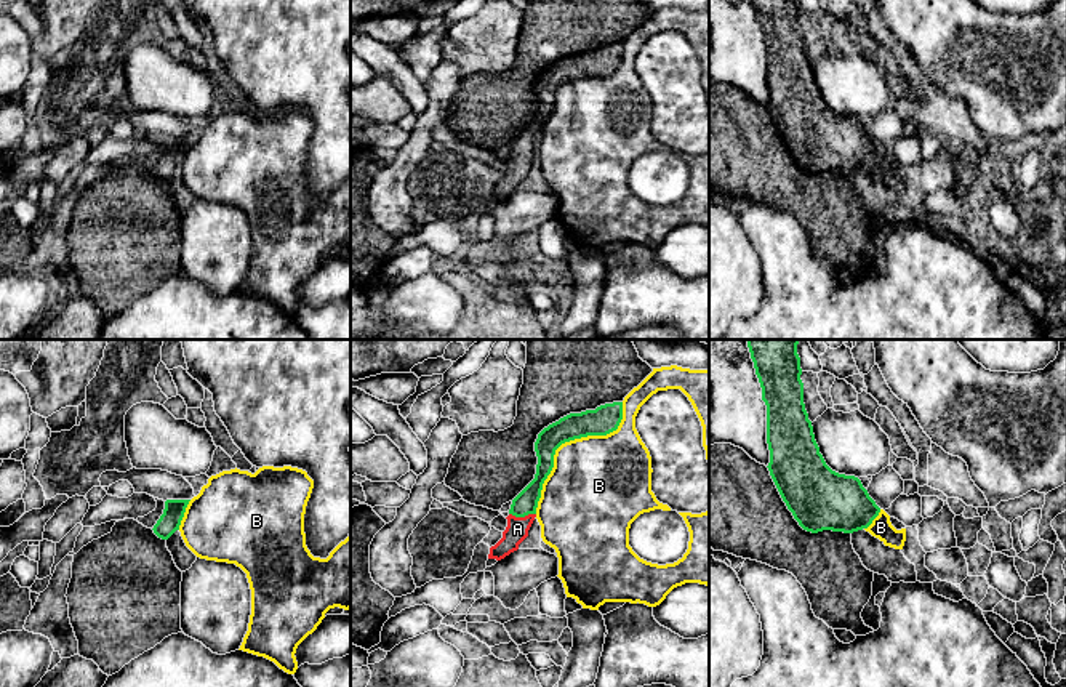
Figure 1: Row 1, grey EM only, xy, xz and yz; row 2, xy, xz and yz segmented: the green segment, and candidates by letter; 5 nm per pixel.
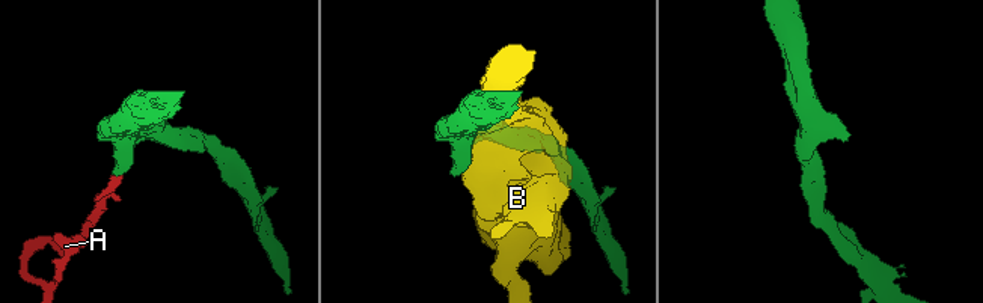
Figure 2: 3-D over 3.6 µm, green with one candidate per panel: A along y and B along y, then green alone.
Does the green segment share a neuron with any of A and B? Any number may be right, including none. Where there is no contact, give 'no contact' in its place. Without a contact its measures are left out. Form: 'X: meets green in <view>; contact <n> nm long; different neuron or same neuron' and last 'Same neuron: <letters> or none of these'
A: meets green in xz; contact 140 nm long; same neuron
B: meets green in xz; contact 700 nm long; different neuron
Same neuron: A

